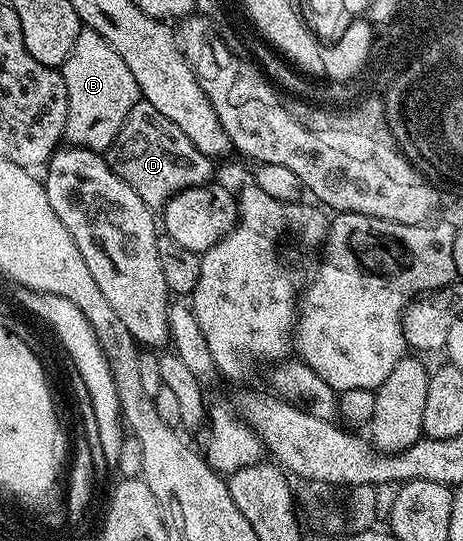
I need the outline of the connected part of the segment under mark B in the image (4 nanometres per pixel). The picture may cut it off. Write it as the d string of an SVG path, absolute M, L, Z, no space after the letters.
M82 30L74 42L74 50L70 50L70 58L66 58L62 66L62 71L68 95L68 117L63 139L78 148L107 150L123 126L124 119L130 114L131 107L141 99L138 86L134 82L134 74L130 74L130 66L126 66L122 58L118 58L118 54L97 32Z

